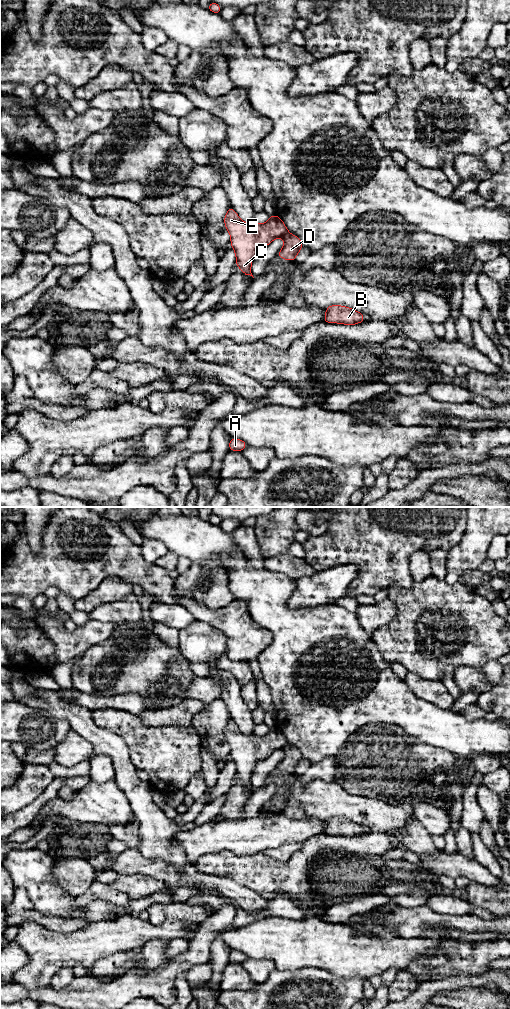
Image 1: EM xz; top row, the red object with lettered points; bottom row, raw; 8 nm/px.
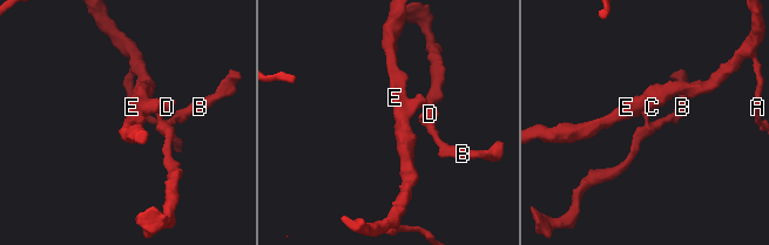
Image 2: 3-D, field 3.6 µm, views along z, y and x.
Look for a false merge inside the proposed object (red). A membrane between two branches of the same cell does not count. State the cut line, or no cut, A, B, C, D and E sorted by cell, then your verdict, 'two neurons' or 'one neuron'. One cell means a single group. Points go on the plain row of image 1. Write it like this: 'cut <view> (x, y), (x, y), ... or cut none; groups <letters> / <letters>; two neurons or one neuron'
cut xz (288, 744), (282, 748); groups A C E / B D; two neurons

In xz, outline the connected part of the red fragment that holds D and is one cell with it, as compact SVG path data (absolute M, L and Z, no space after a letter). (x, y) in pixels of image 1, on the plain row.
M288 744L283 748L283 751L284 751L284 758L278 764L277 769L286 771L289 773L295 773L297 766L303 759L303 756L300 750Z

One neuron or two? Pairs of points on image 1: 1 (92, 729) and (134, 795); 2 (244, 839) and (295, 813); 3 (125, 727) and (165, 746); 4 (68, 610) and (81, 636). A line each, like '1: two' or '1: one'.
1: one
2: two
3: one
4: two

